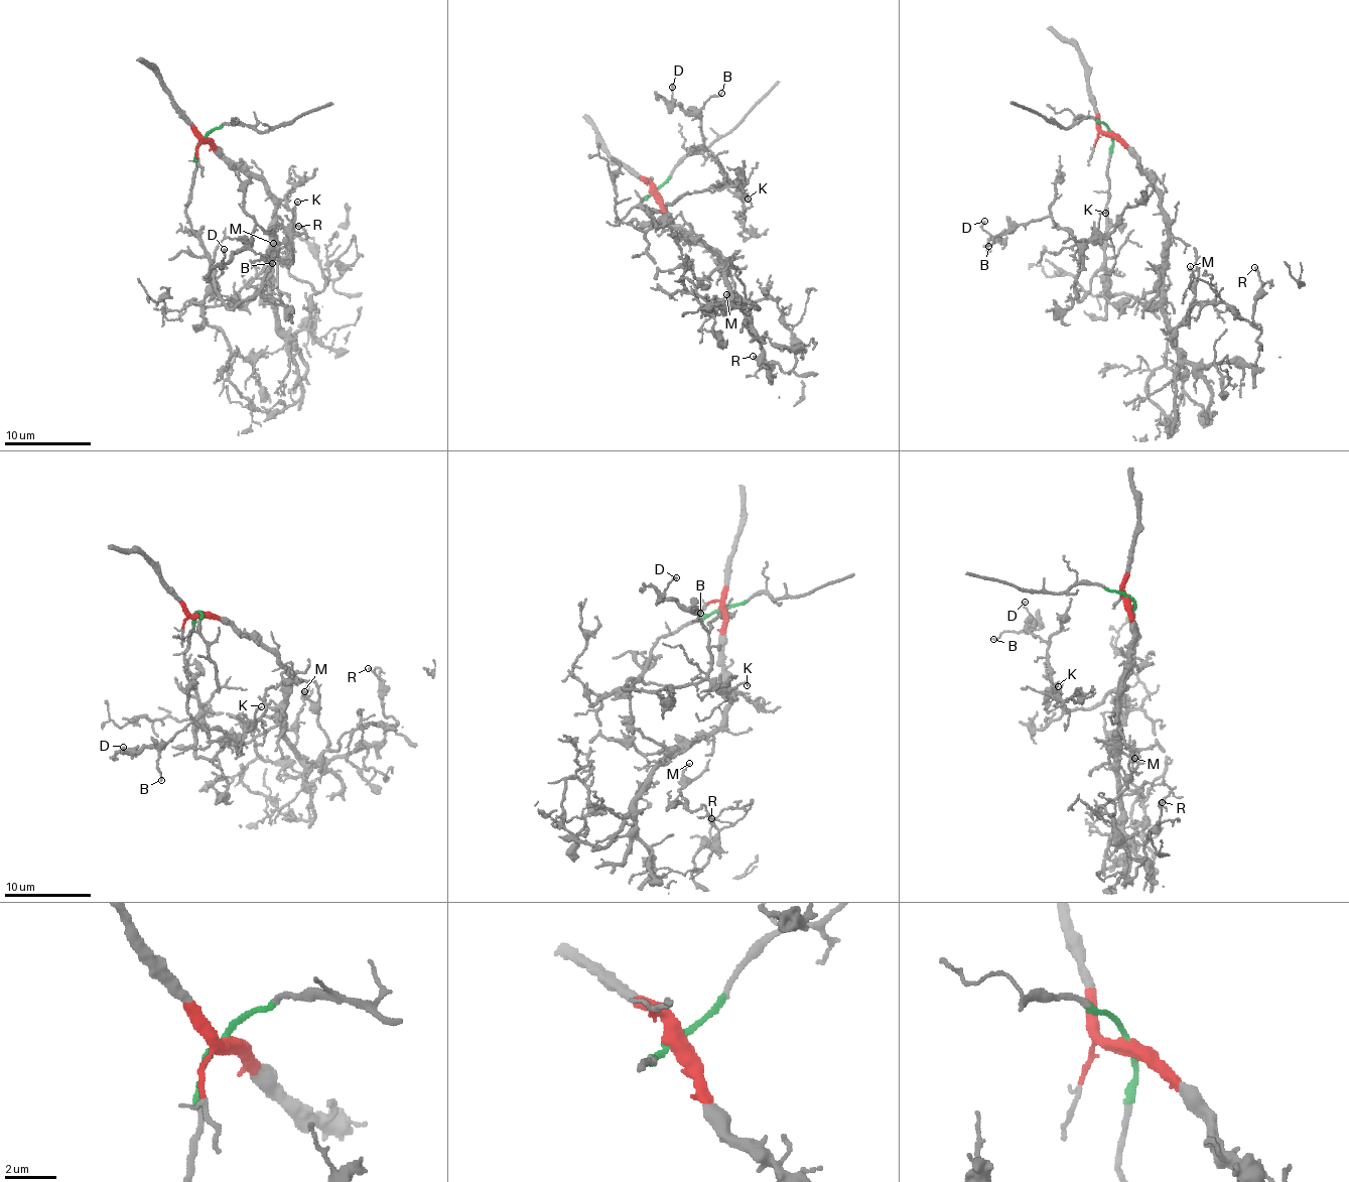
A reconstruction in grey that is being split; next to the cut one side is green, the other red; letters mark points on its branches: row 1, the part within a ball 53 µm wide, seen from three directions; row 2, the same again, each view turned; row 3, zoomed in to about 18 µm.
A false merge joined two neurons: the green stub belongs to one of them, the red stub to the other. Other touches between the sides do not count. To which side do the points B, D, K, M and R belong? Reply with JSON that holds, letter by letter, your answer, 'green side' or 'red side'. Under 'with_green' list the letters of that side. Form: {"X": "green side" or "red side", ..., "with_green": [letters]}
{"B": "green side", "D": "green side", "K": "green side", "M": "red side", "R": "red side", "with_green": ["B", "D", "K"]}

